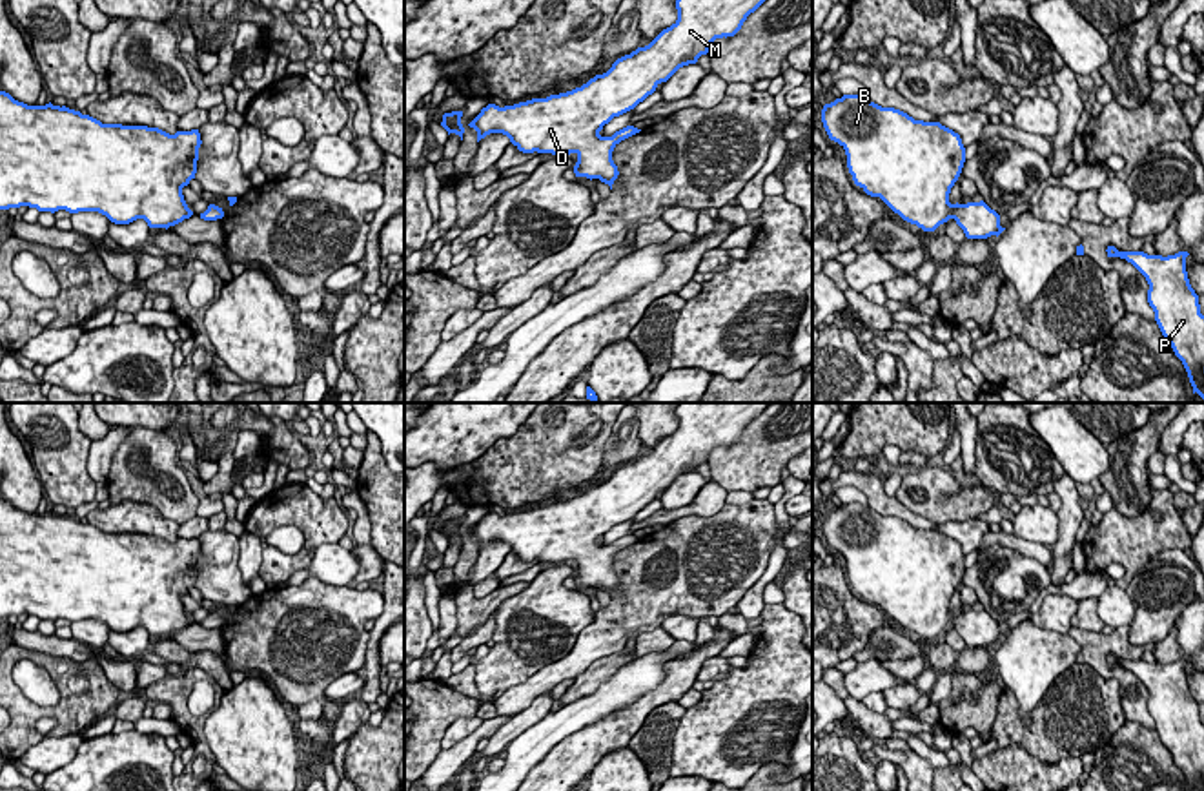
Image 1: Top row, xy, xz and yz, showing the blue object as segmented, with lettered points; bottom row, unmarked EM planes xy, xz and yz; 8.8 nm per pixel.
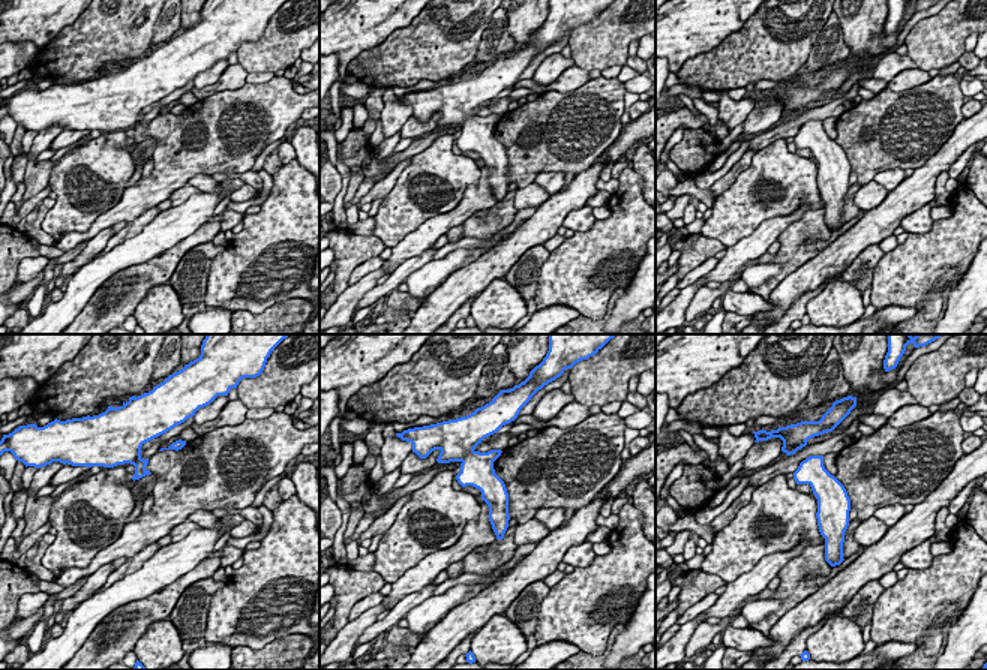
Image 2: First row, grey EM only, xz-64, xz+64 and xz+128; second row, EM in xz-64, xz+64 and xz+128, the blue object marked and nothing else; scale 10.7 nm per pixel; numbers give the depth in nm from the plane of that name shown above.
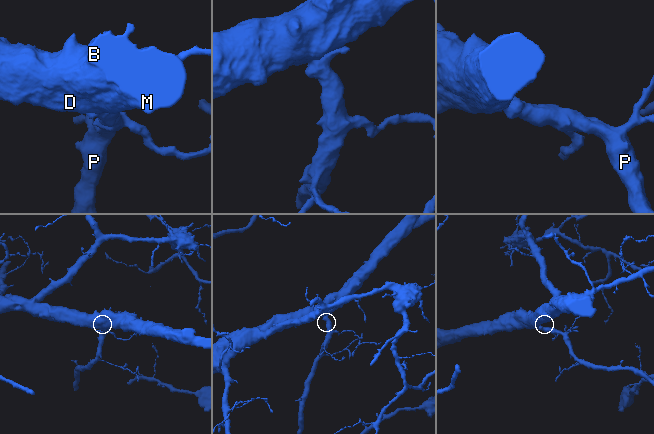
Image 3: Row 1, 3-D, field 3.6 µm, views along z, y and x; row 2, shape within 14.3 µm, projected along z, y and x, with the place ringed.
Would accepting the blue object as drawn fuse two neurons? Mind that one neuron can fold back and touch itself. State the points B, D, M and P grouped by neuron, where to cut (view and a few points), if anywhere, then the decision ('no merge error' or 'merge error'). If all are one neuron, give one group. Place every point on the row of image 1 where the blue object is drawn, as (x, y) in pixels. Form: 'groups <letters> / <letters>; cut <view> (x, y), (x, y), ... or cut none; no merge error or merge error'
groups B D M P; cut none; no merge error

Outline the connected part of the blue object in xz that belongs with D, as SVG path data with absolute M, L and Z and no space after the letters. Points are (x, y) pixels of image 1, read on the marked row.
M676 0L678 20L648 46L617 58L607 73L546 98L505 108L488 104L468 126L477 131L477 142L503 133L523 153L576 153L576 177L599 179L612 190L619 175L612 151L641 129L627 126L601 137L603 126L634 109L679 67L696 64L716 38L734 36L763 2Z

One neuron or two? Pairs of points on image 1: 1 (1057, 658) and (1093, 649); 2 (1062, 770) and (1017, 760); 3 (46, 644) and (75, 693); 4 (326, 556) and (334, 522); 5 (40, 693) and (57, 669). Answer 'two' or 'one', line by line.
1: two
2: one
3: two
4: two
5: two

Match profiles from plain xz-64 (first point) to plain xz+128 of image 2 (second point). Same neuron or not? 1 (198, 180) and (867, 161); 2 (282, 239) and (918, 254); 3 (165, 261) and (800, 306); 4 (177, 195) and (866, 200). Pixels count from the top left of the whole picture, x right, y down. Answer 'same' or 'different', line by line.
1: different
2: same
3: different
4: same

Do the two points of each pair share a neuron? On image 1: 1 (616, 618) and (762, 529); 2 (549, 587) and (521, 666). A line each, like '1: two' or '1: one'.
1: one
2: one

